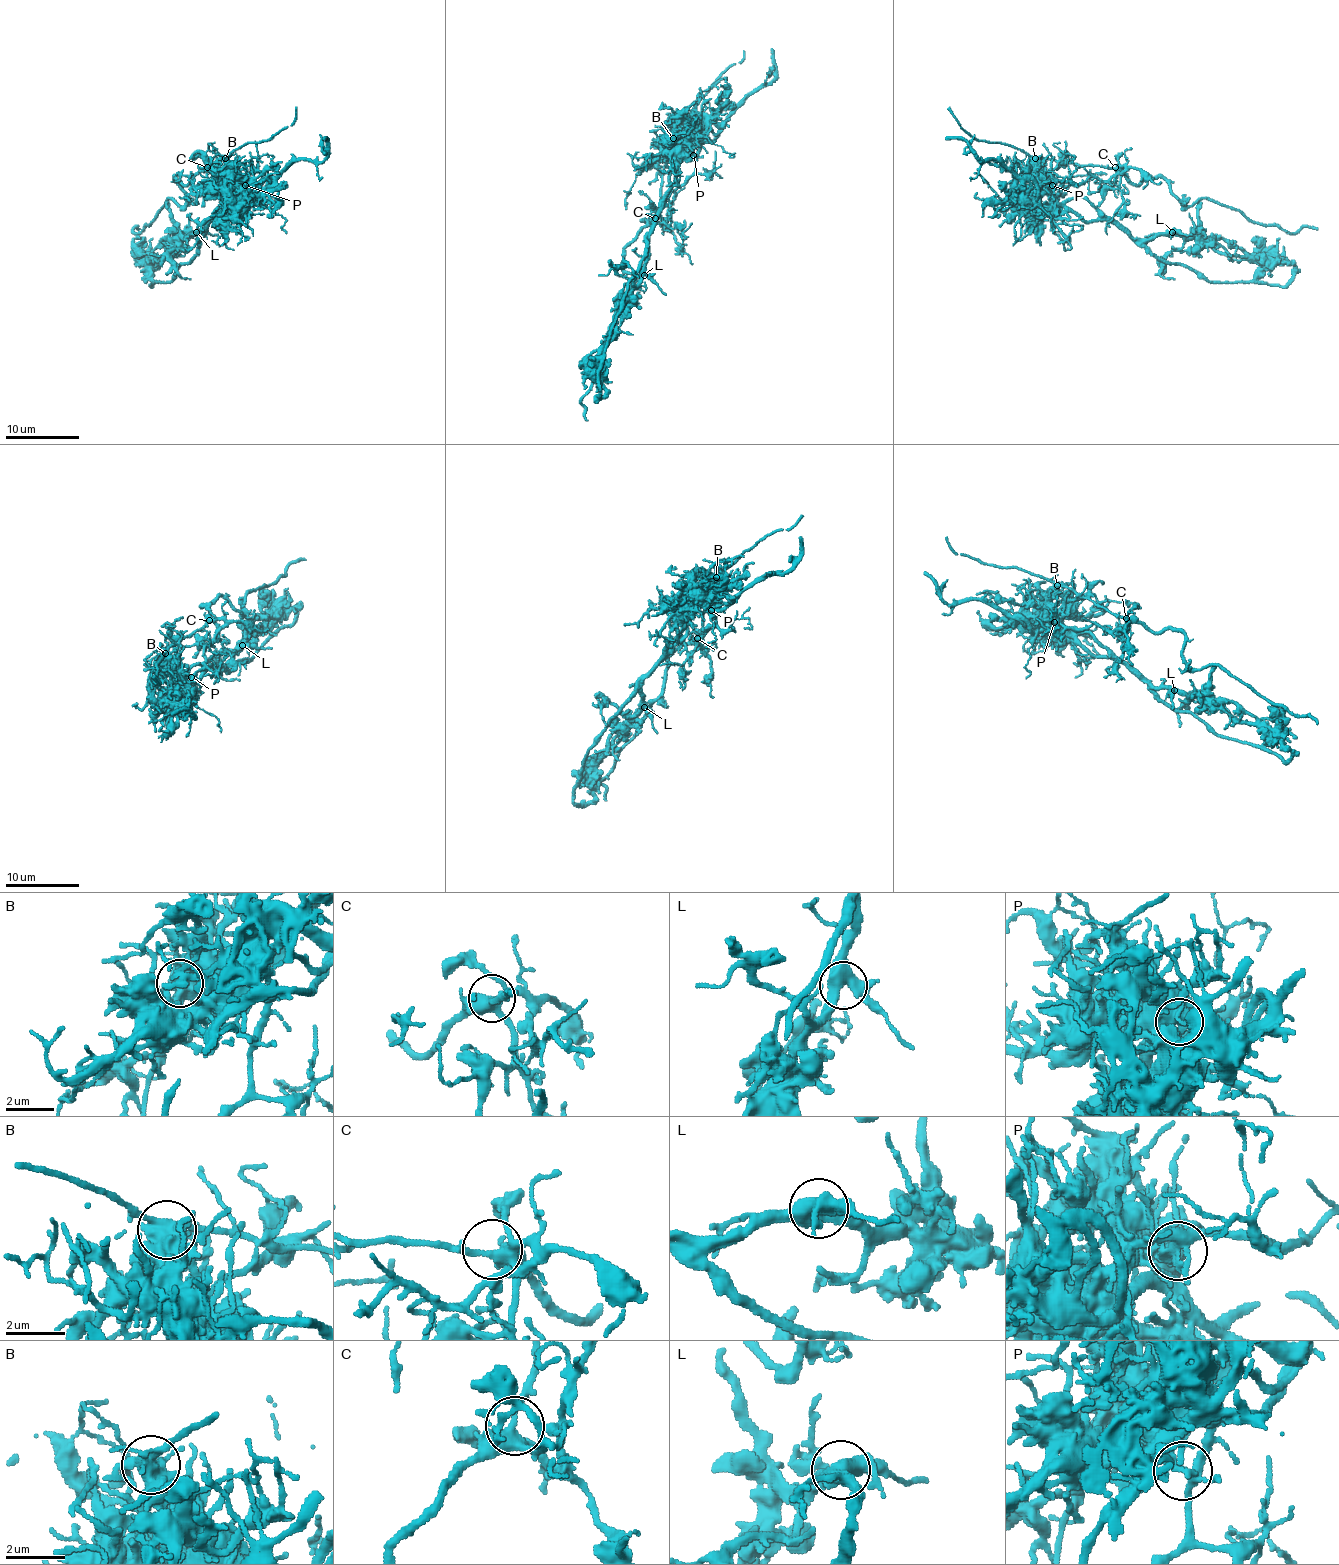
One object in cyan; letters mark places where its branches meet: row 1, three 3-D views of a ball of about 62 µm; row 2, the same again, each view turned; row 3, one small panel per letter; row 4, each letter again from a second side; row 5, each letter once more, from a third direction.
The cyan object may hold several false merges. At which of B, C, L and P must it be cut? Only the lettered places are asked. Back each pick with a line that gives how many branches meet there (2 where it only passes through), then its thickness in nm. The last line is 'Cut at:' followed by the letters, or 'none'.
B: Branches: 5. Thickness 500 nm
P: Branches: 5. Thickness 320 nm
Cut at: B, P

